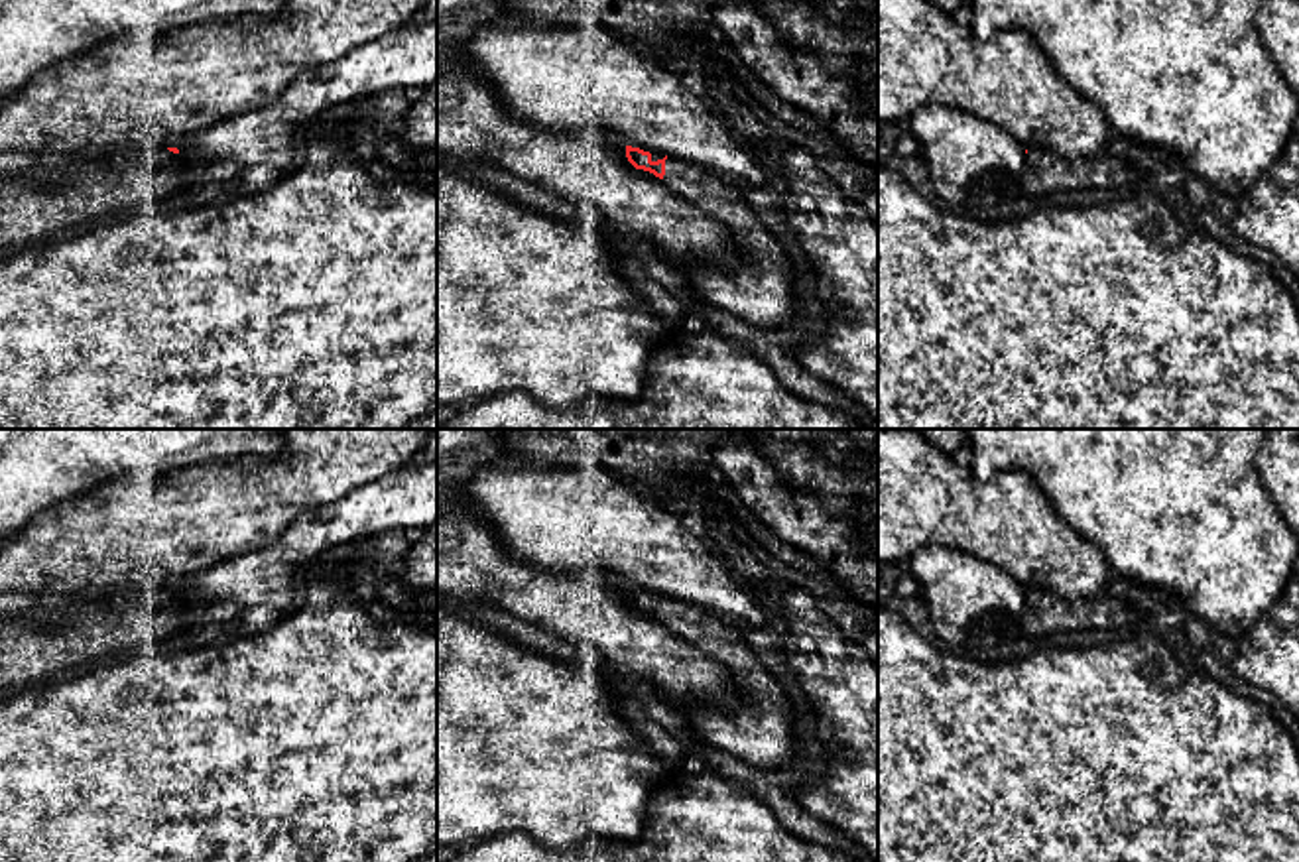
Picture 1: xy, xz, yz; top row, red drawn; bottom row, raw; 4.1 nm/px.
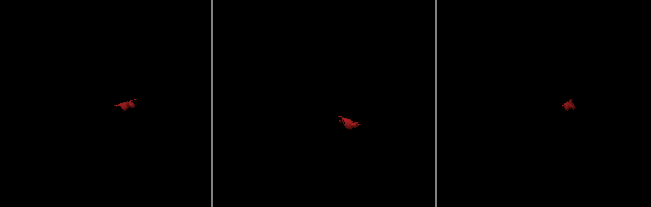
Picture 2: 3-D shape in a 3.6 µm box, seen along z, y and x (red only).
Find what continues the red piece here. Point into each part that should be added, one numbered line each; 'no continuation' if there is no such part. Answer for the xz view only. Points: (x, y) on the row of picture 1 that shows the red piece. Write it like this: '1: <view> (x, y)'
1: xz (760, 292)

